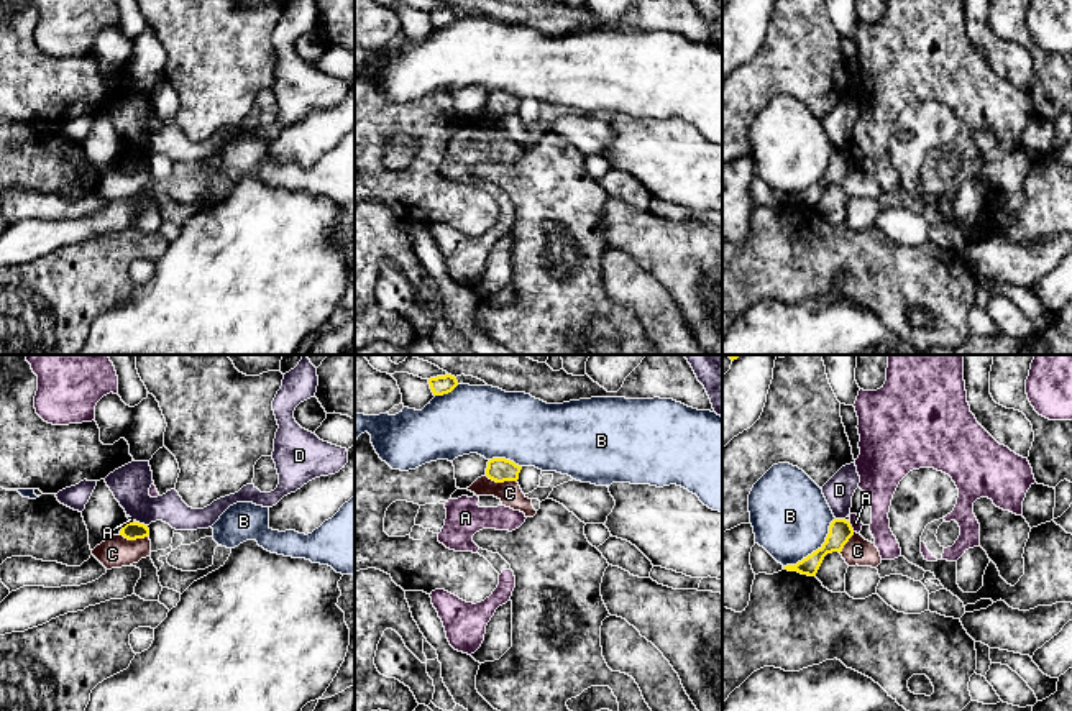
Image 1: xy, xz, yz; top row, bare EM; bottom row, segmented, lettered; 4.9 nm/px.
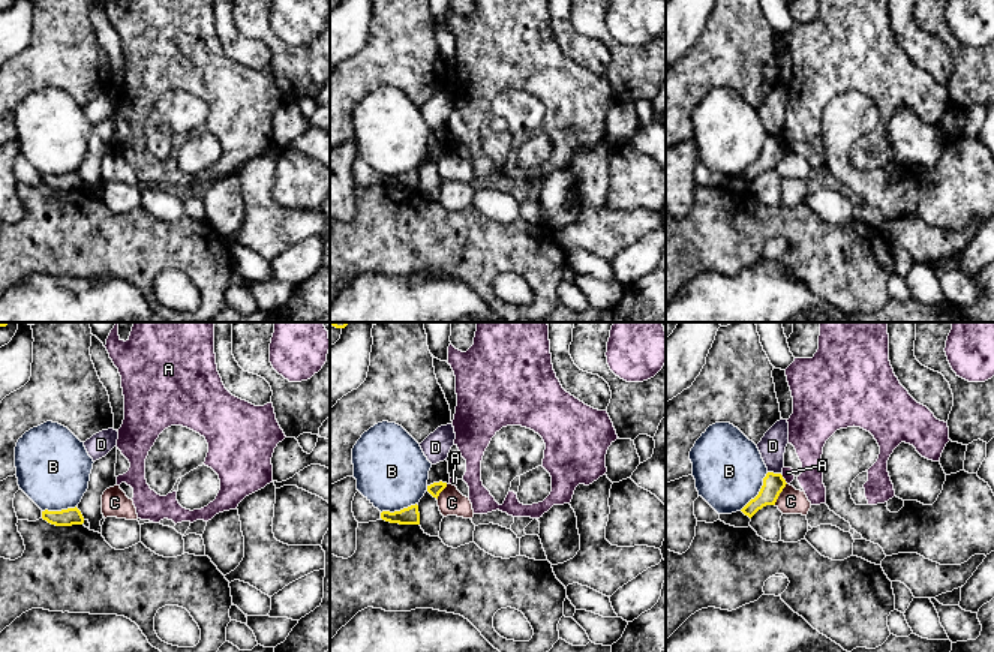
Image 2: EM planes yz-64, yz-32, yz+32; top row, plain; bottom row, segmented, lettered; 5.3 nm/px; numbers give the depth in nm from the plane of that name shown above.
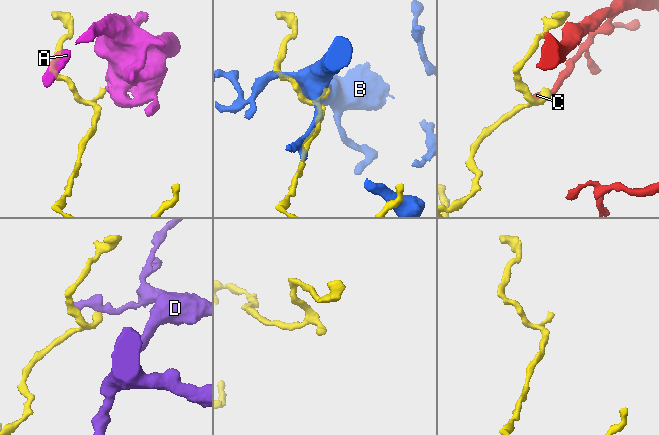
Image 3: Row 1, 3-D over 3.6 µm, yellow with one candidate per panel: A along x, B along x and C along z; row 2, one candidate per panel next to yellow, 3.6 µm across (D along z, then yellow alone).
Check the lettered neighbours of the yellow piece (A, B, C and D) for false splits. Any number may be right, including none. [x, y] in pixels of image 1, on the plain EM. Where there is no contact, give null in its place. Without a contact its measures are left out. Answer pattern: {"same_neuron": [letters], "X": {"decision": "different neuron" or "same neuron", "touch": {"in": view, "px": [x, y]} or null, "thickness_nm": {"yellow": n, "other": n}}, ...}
{"same_neuron": [], "A": {"decision": "different neuron", "touch": {"in": "yz", "px": [851, 160]}, "thickness_nm": {"yellow": 110, "other": 50}}, "B": {"decision": "different neuron", "touch": {"in": "yz", "px": [818, 181]}, "thickness_nm": {"yellow": 110, "other": 380}}, "C": {"decision": "different neuron", "touch": {"in": "xz", "px": [501, 114]}, "thickness_nm": {"yellow": 120, "other": 120}}, "D": {"decision": "different neuron", "touch": {"in": "xy", "px": [142, 156]}, "thickness_nm": {"yellow": 90, "other": 190}}}

